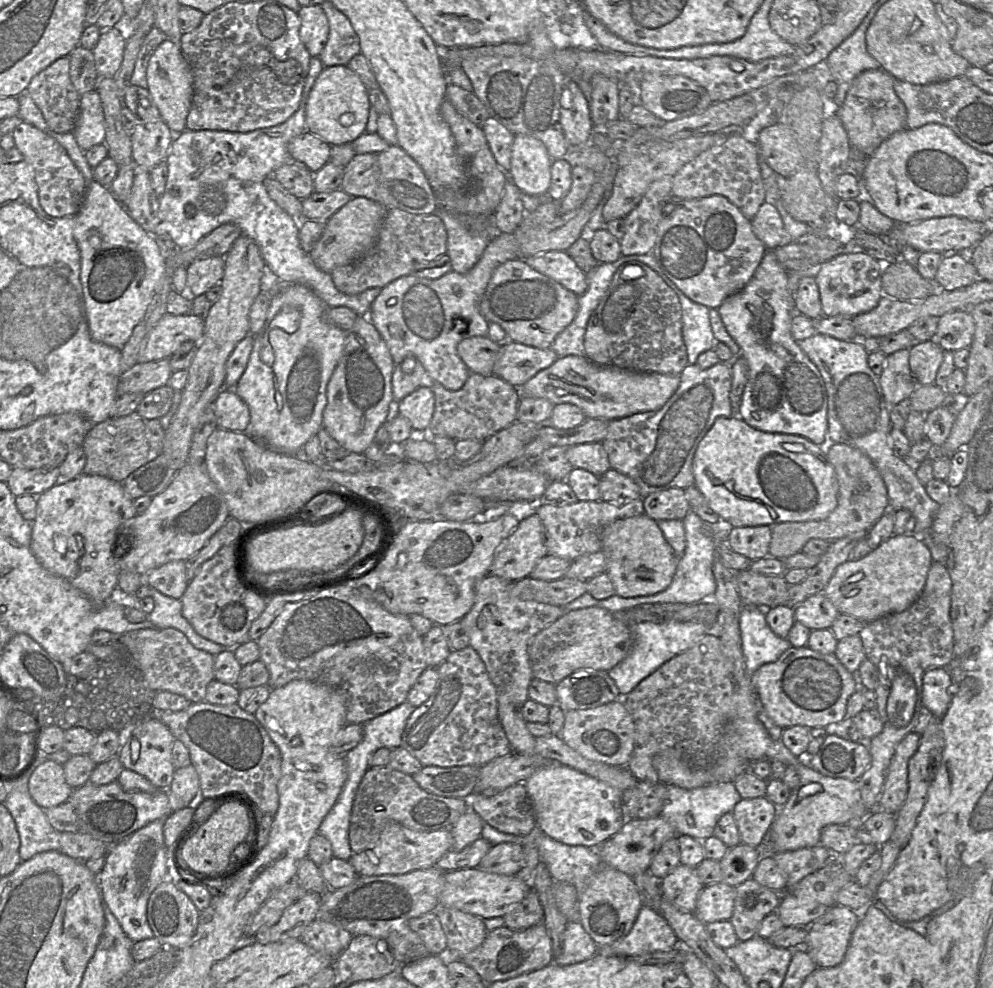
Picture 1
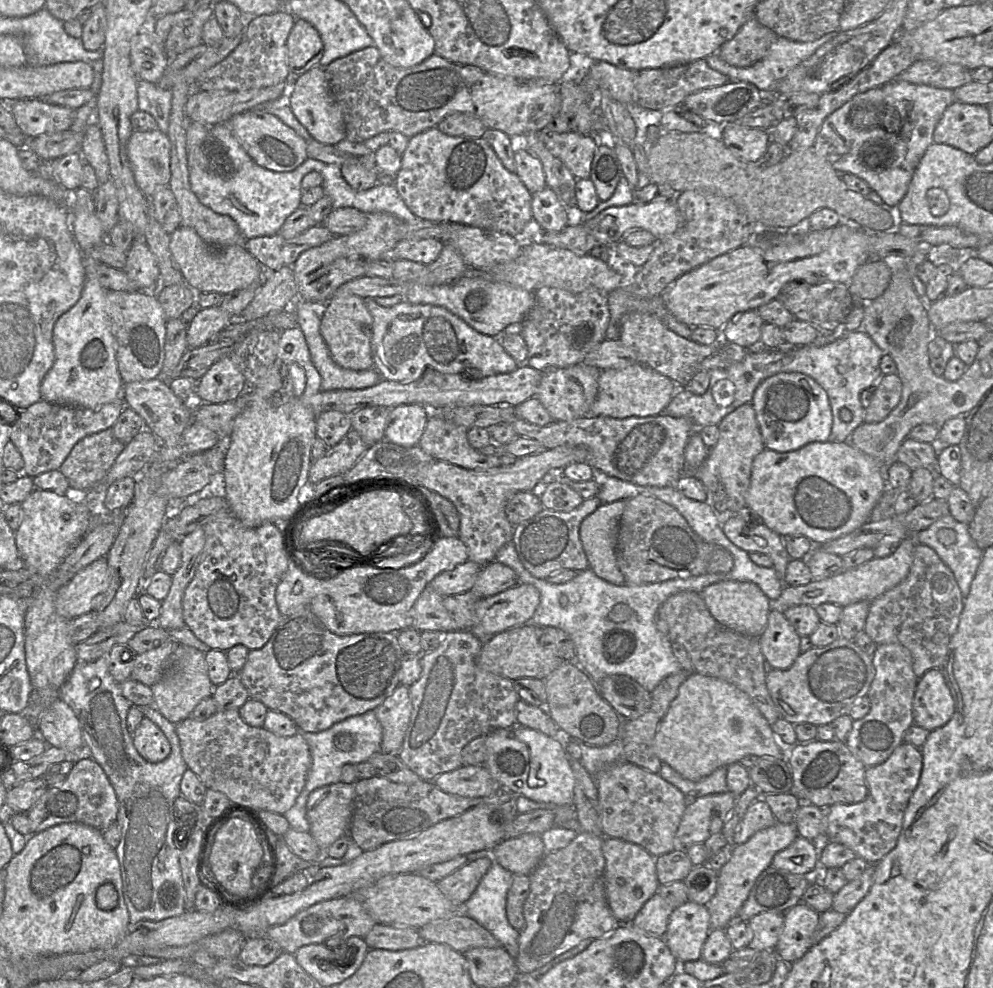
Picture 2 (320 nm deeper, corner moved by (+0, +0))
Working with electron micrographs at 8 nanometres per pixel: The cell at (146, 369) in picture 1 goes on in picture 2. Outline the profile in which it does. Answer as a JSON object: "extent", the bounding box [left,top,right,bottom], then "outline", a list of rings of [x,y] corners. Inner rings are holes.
{"extent":[186,305,231,349],"outline":[[[218,305],[199,309],[186,331],[188,349],[198,348],[230,323],[231,316]]]}

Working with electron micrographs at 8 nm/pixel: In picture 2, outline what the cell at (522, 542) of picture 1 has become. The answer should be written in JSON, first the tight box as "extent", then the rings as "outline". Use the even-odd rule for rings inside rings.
{"extent":[429,560,482,597],"outline":[[[468,560],[454,570],[442,572],[430,582],[429,586],[443,597],[469,592],[482,567]]]}

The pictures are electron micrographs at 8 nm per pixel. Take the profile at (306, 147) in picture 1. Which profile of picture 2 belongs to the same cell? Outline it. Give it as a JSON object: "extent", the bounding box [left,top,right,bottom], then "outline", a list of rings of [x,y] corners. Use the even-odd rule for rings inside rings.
{"extent":[228,109,307,172],"outline":[[[250,109],[228,120],[230,129],[250,158],[259,166],[275,172],[289,172],[300,166],[307,158],[307,141],[278,117],[265,110]]]}

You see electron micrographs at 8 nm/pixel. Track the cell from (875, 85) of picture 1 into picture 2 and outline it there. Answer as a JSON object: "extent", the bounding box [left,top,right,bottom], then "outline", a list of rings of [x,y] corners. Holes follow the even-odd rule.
{"extent":[814,80,955,208],"outline":[[[893,80],[883,86],[855,95],[822,124],[814,149],[834,169],[864,180],[889,208],[897,207],[904,198],[913,174],[928,147],[934,130],[948,106],[955,102],[951,89]]]}

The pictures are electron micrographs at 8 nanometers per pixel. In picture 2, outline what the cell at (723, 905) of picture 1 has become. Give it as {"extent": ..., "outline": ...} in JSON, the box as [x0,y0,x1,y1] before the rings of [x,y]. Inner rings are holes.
{"extent":[663,901,710,964],"outline":[[[687,901],[673,910],[663,938],[679,964],[683,964],[701,959],[710,932],[706,905]]]}

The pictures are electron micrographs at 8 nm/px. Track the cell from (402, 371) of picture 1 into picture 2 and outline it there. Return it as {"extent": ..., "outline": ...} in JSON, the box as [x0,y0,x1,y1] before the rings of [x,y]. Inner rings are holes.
{"extent":[351,406,390,447],"outline":[[[383,406],[361,408],[351,415],[352,429],[368,447],[385,438],[390,409]]]}

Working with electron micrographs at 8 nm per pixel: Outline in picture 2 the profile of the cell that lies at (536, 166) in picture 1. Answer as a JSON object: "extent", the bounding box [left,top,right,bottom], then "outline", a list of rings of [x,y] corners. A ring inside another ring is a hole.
{"extent":[531,186,570,232],"outline":[[[548,186],[532,194],[531,211],[532,217],[546,231],[559,232],[570,223],[568,209]]]}

